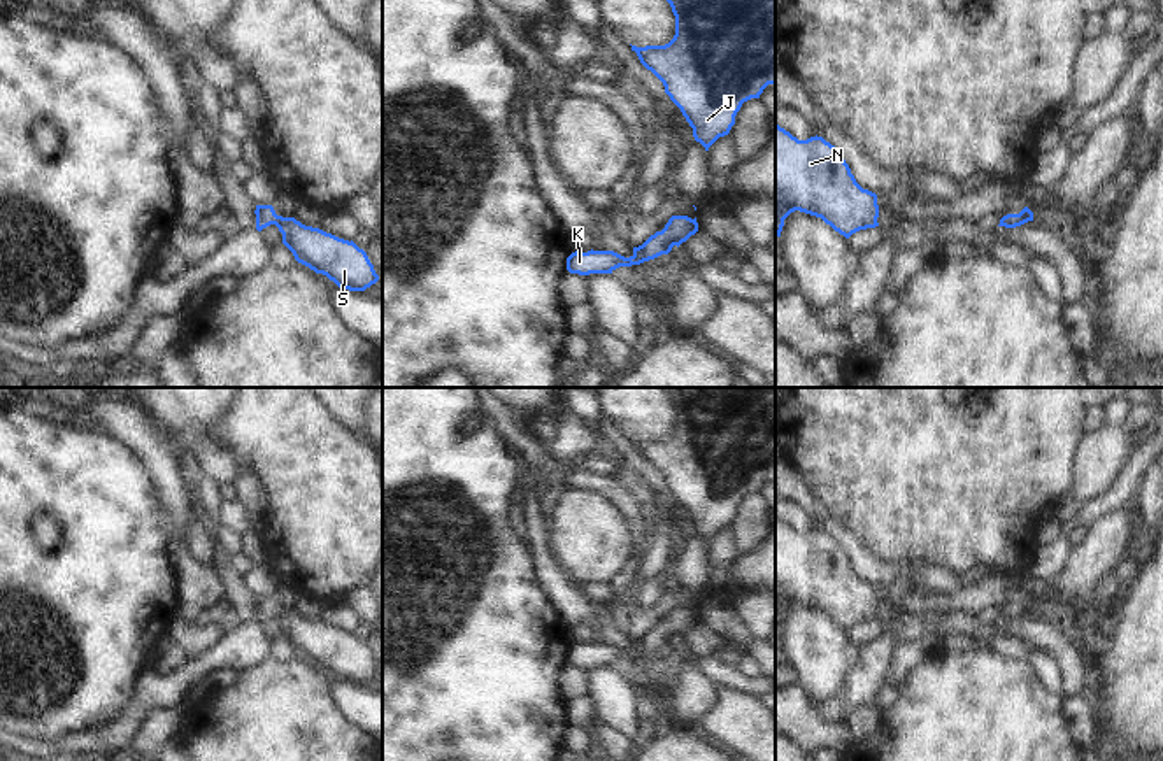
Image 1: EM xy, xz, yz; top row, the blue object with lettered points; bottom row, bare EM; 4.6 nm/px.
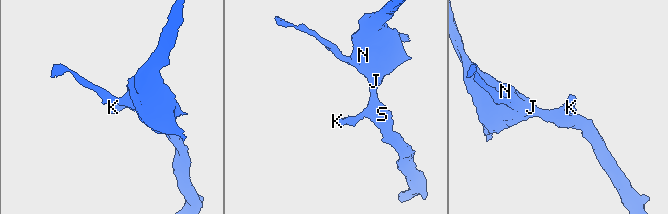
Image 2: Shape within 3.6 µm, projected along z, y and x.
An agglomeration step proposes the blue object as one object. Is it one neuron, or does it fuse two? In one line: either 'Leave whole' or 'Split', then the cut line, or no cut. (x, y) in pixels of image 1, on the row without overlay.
Leave whole. No split

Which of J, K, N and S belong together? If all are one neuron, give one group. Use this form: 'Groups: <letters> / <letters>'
Groups: J K N S

